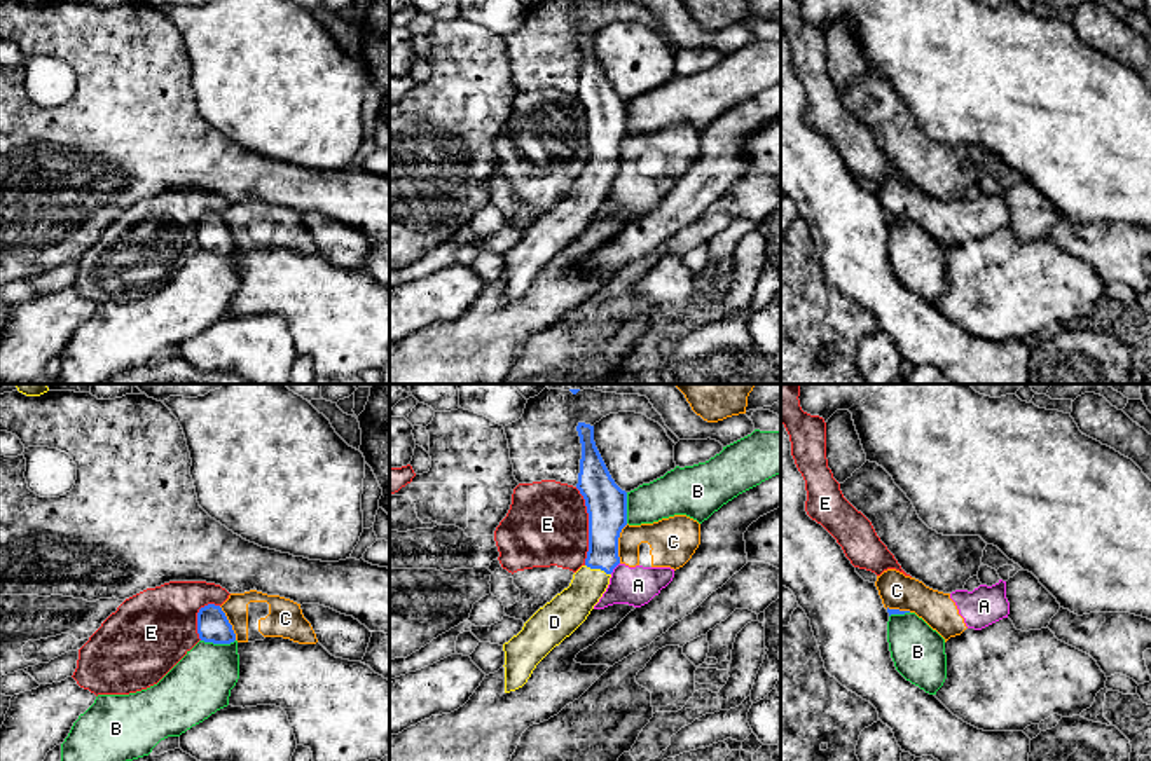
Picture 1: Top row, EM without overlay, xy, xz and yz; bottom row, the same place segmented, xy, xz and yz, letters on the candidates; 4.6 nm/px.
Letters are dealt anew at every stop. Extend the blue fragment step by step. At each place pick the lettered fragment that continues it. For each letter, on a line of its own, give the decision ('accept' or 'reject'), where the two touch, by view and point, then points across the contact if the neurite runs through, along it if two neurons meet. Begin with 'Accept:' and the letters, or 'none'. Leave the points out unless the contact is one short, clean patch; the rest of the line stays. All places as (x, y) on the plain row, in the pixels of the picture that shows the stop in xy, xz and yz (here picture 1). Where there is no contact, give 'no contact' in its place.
Accept: D
A: reject; meets blue in xz at (615, 175)
B: reject; meets blue in xy at (219, 252)
C: reject; meets blue in xz at (617, 152)
D: accept; meets blue in xz at (598, 177); runs through xz (606, 124), (603, 166), (598, 177), (582, 205), (566, 220)
E: reject; meets blue in xz at (589, 135)

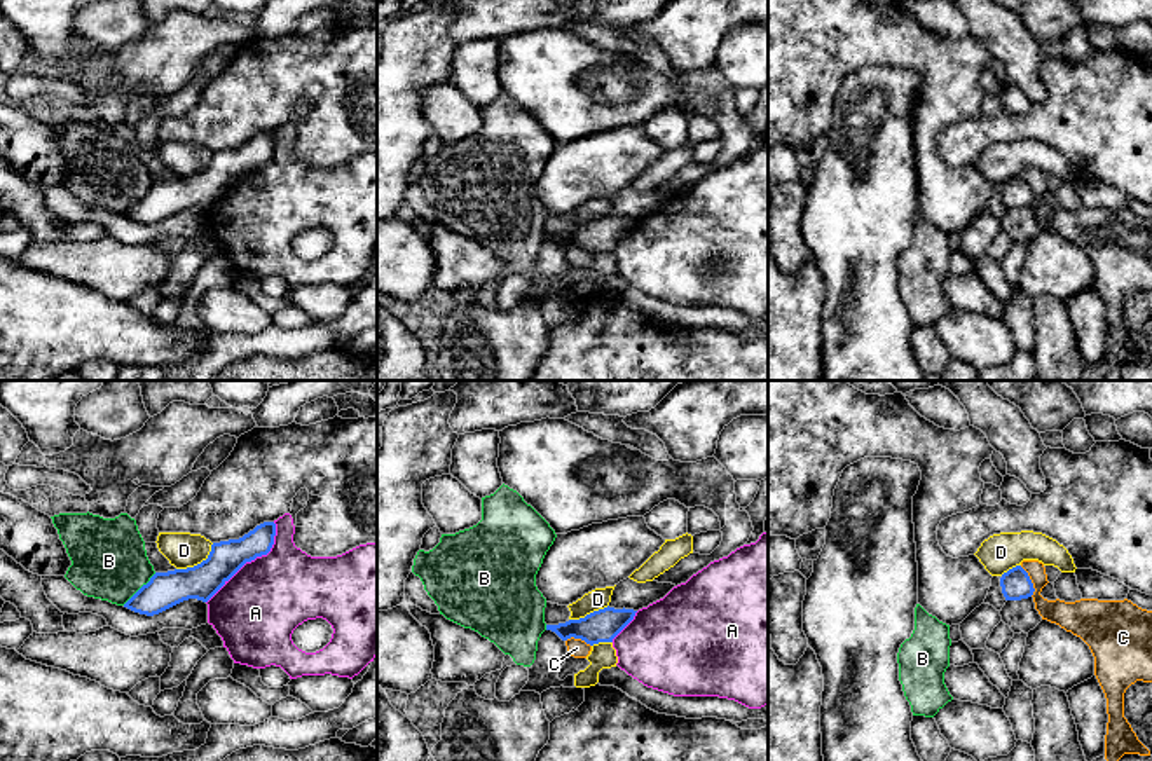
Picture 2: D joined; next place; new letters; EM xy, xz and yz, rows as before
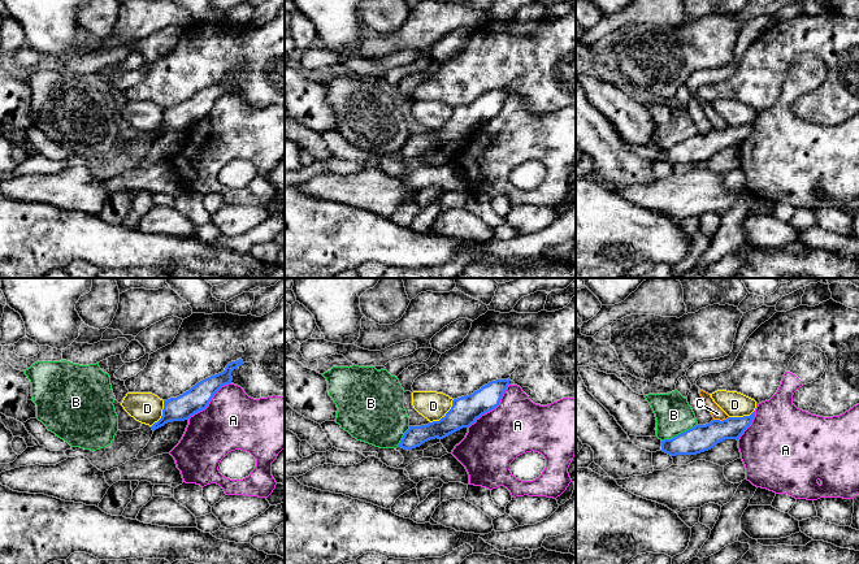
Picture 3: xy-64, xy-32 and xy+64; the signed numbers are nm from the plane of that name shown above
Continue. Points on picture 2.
Accept: none
A: reject; meets blue in xy at (252, 168)
B: reject; meets blue in xy at (140, 198); border along xy (156, 182), (123, 213)
C: reject; meets blue in yz at (1030, 191)
D: reject; meets blue in xy at (198, 173); border along xy (213, 152), (205, 168), (177, 178)

